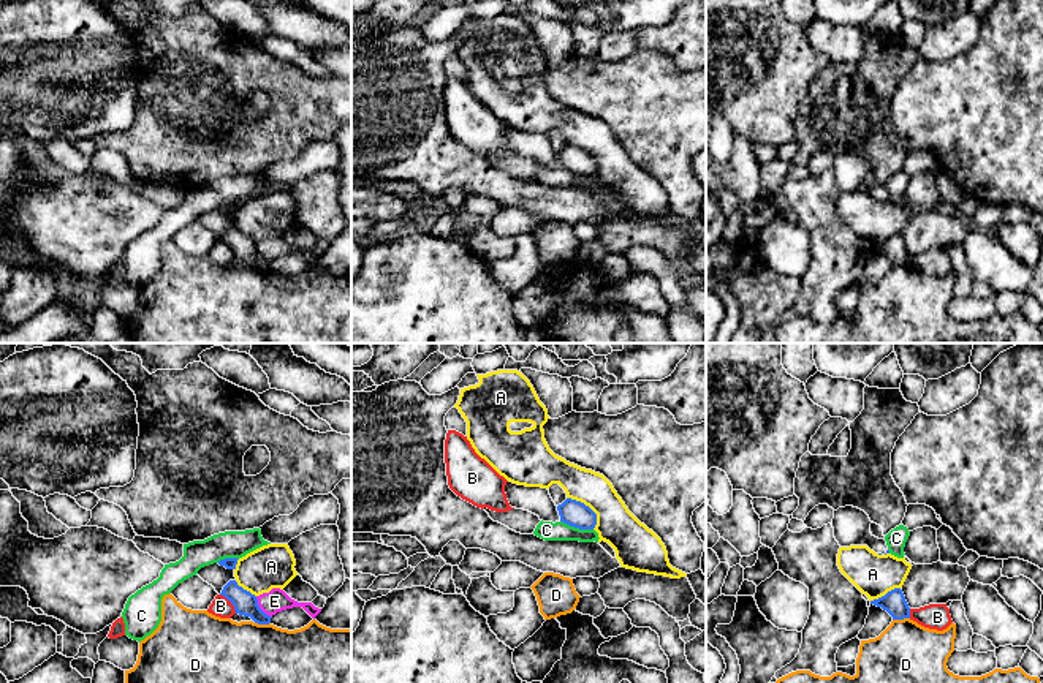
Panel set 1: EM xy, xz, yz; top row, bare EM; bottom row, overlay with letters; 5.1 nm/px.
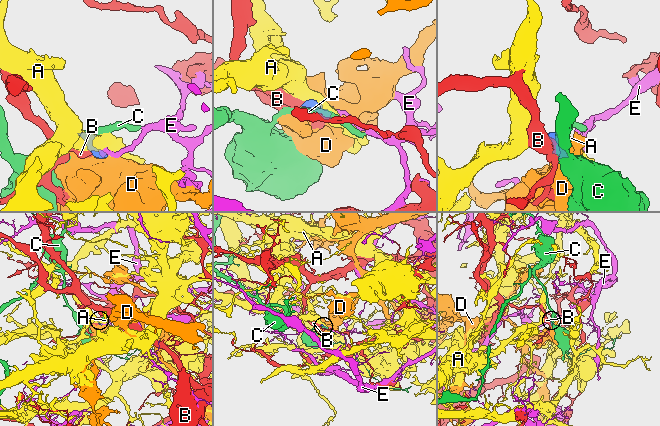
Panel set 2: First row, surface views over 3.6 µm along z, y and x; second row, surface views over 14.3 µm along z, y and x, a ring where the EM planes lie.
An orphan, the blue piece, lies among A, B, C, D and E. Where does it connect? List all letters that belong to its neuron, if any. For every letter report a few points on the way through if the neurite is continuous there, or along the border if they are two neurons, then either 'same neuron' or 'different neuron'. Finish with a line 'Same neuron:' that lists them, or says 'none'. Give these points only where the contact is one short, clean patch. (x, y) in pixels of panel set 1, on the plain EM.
A: different neuron
B: border xy (220, 239), (236, 258); different neuron
C: border xz (561, 166), (592, 176); different neuron
D: border yz (909, 263), (893, 266); different neuron
E: border xy (255, 242), (260, 253), (271, 263); different neuron
Same neuron: none

